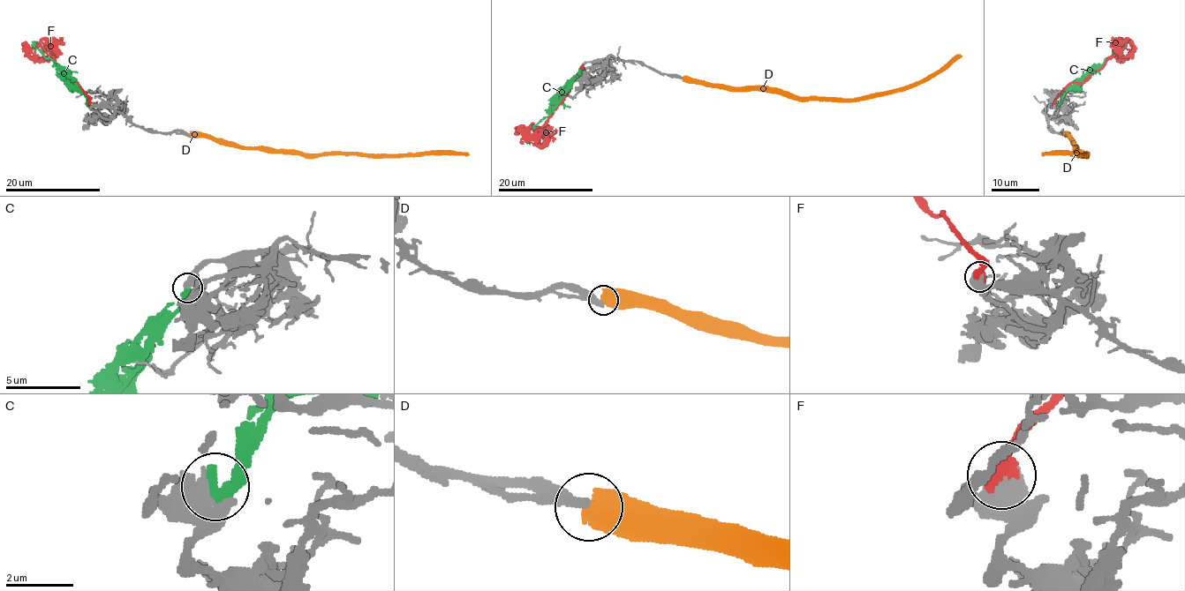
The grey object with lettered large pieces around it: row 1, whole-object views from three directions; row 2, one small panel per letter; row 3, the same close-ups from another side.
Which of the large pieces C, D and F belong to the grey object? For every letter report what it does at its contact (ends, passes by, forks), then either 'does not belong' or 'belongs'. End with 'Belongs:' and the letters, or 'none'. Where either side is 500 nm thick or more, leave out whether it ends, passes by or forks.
C: does not belong
D: does not belong
F: belongs
Belongs: F

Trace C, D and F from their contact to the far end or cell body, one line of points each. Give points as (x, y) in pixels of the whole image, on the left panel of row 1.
C: (86, 103), (86, 98), (37, 48), (34, 41), (37, 44)
D: (190, 134), (203, 134), (242, 146), (295, 150), (305, 154), (468, 153)
F: (89, 102), (89, 96), (41, 44), (42, 40), (49, 40), (45, 41), (41, 57), (31, 57), (21, 43)

